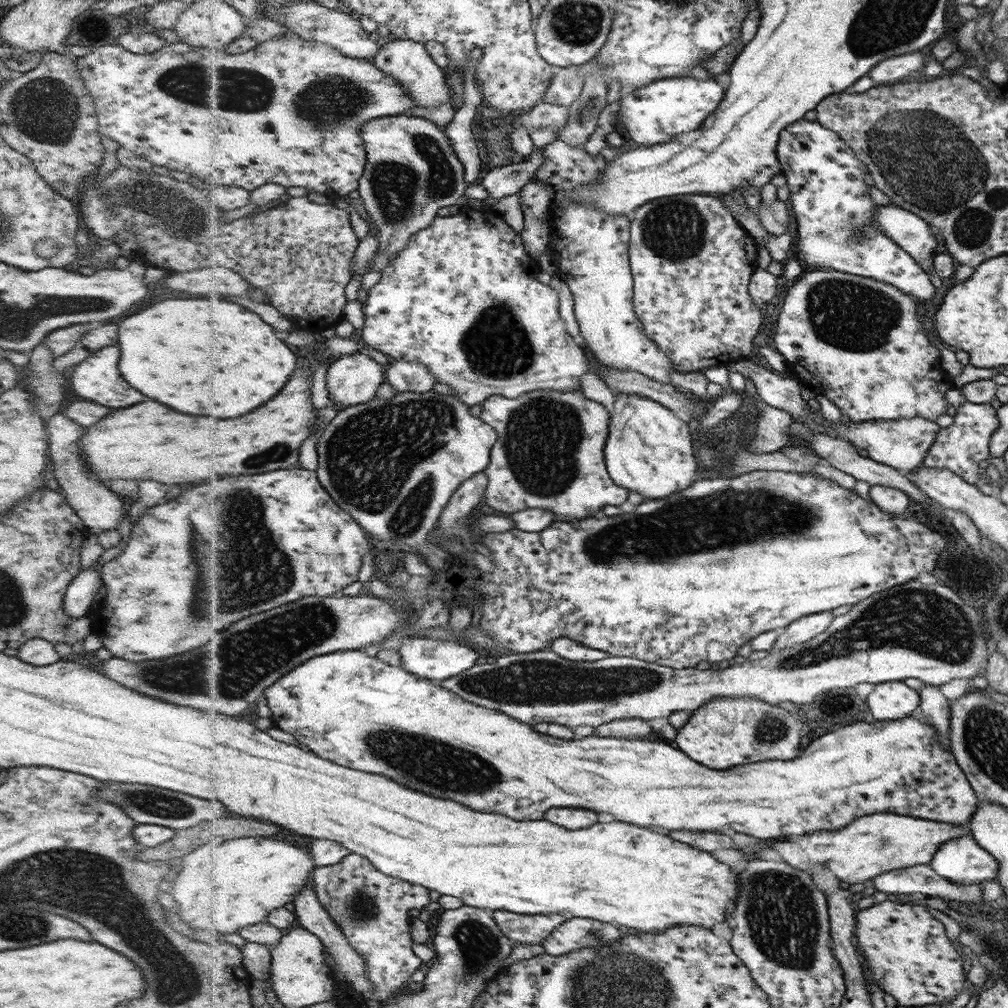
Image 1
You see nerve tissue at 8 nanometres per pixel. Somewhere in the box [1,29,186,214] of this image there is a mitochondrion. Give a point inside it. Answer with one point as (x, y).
(46, 110)

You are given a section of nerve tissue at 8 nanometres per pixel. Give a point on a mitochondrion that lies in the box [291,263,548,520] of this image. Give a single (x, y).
(495, 346)

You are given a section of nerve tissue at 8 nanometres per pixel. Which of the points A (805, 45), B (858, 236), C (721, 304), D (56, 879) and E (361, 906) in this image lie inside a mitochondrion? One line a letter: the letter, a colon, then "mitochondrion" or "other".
A: other
B: mitochondrion
C: other
D: mitochondrion
E: mitochondrion

